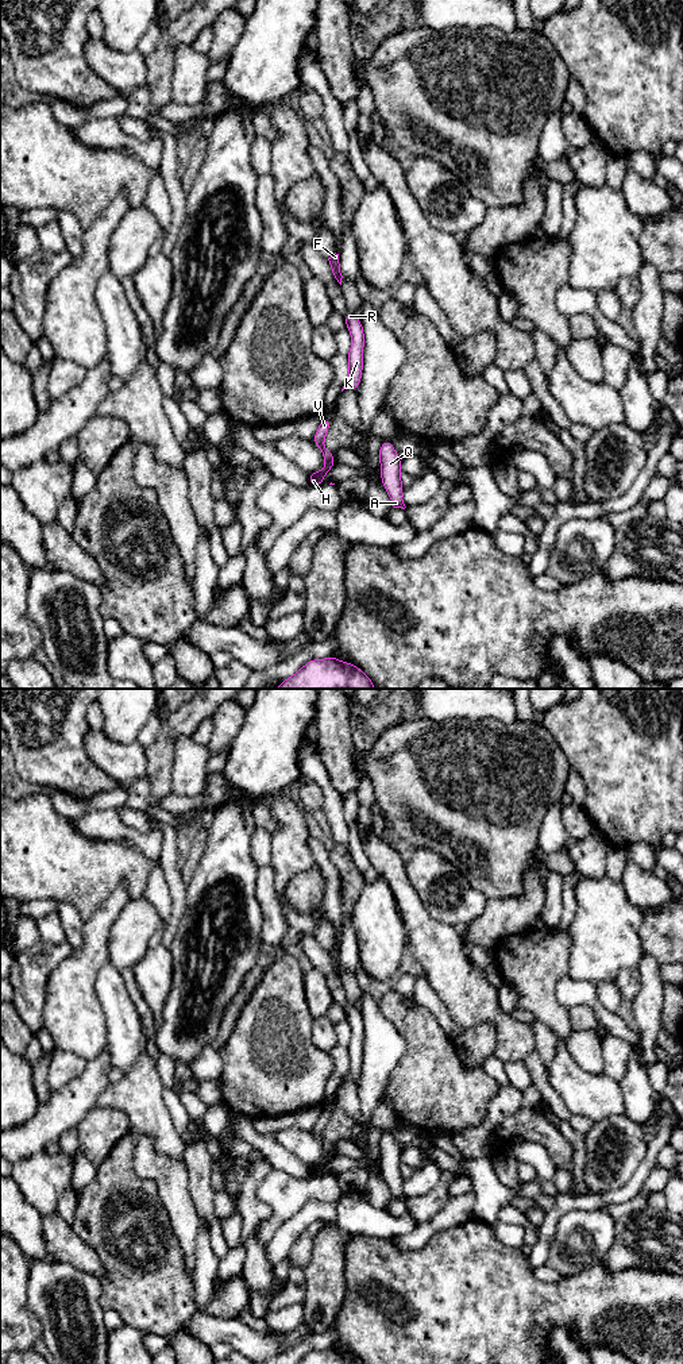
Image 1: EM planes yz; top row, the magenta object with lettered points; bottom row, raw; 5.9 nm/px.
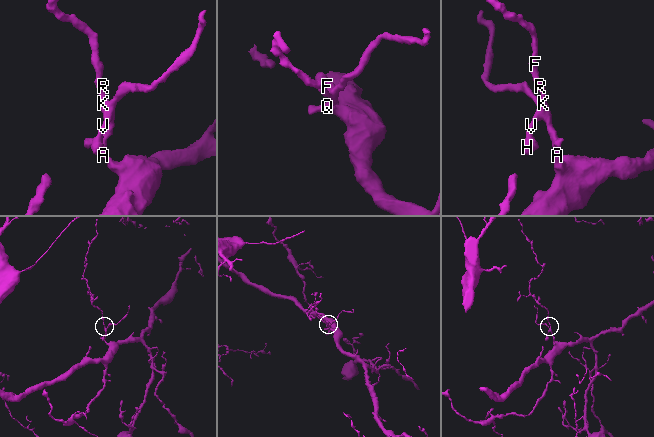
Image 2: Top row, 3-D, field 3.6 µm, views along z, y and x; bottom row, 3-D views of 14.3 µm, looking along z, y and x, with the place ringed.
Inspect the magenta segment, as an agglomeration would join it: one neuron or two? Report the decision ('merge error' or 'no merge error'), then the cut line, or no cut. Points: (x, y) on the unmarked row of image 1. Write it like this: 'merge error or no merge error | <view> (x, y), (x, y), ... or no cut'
no merge error | no cut

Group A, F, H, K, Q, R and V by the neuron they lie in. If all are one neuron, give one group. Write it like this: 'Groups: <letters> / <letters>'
Groups: A F H K Q R V

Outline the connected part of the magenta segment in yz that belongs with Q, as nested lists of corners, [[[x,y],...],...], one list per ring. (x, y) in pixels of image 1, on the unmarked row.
[[[390,1130],[382,1132],[378,1148],[381,1152],[379,1165],[382,1176],[390,1188],[391,1197],[405,1201],[402,1191],[404,1178],[401,1176],[401,1148],[395,1144]]]

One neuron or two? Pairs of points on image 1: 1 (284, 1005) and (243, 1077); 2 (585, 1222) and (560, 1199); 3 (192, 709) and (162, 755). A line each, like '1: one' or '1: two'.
1: one
2: two
3: one

